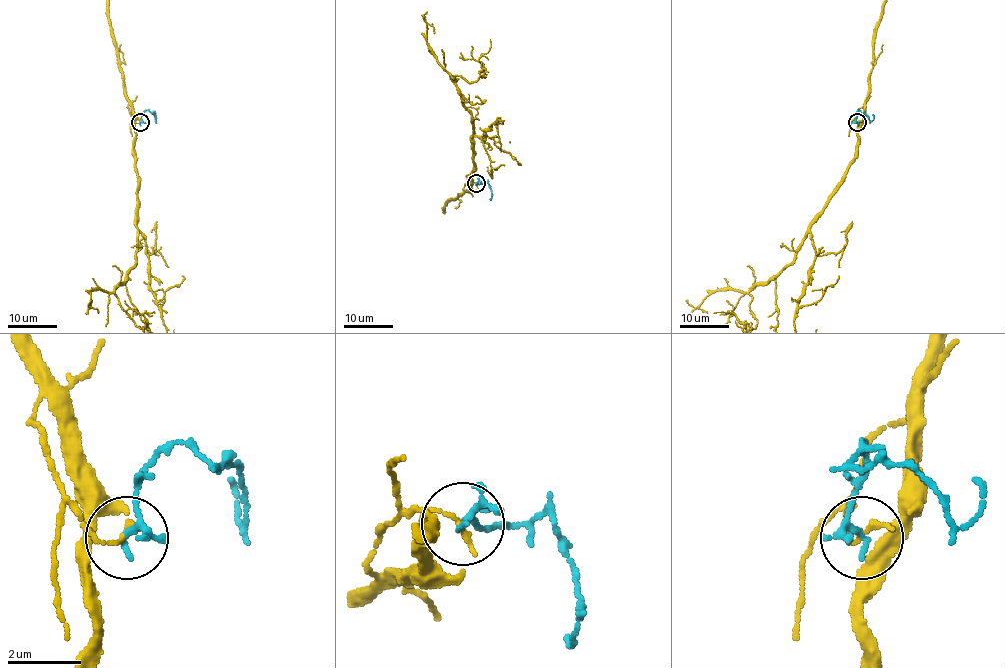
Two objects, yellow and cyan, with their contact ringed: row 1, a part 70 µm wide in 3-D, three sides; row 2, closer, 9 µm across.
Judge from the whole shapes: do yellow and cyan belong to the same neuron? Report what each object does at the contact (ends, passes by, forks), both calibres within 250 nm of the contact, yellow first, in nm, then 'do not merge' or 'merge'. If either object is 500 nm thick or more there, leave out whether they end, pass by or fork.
yellow ends; cyan forks; calibres 170 and 120 nm; do not merge

